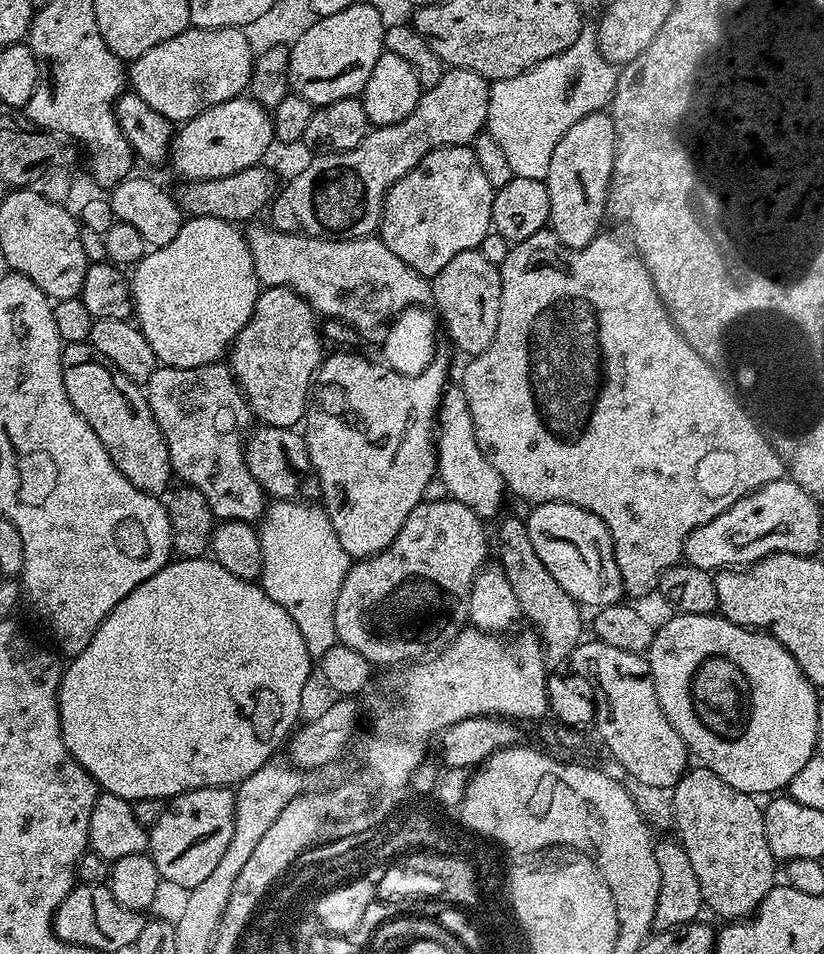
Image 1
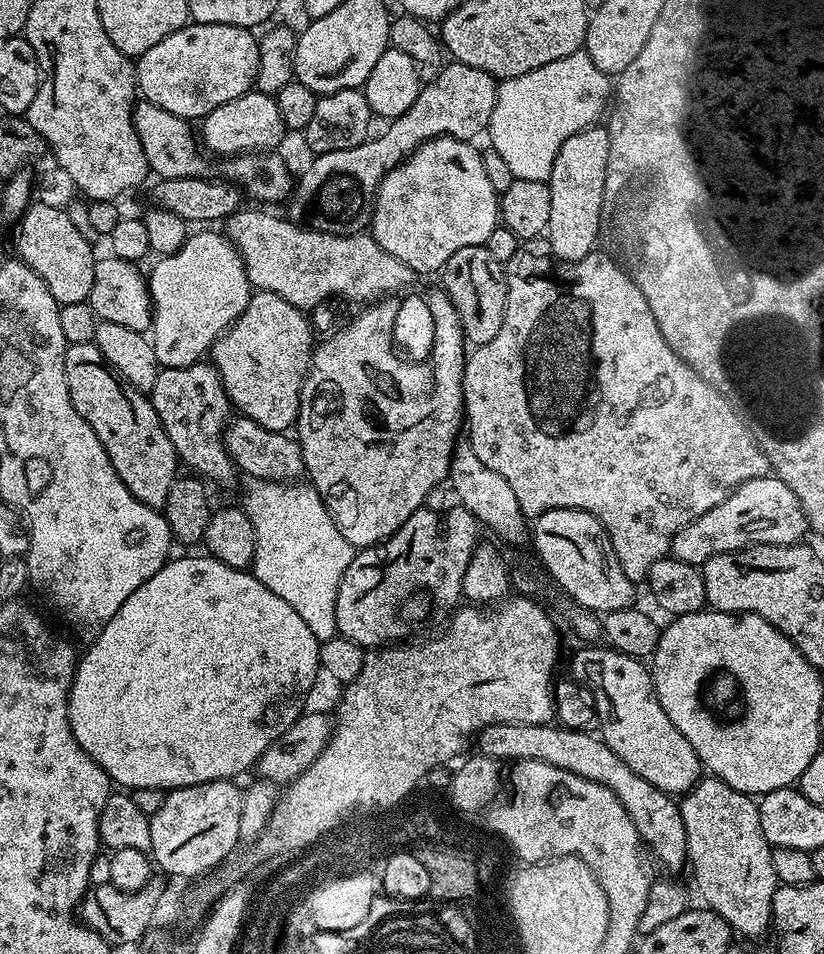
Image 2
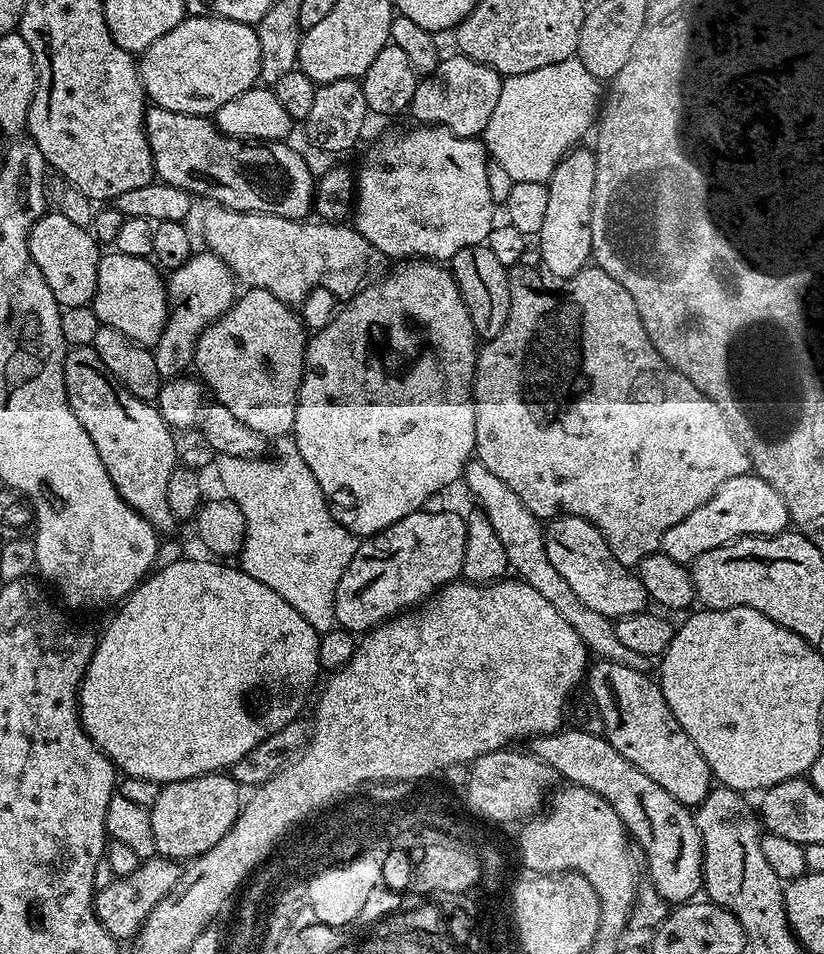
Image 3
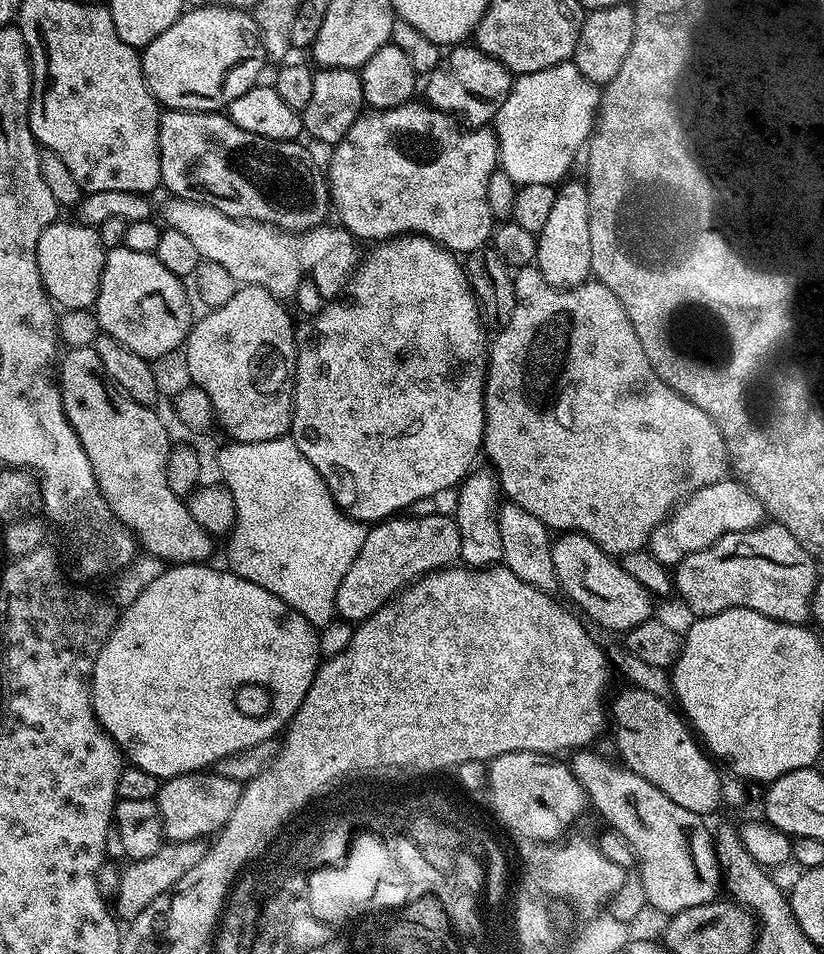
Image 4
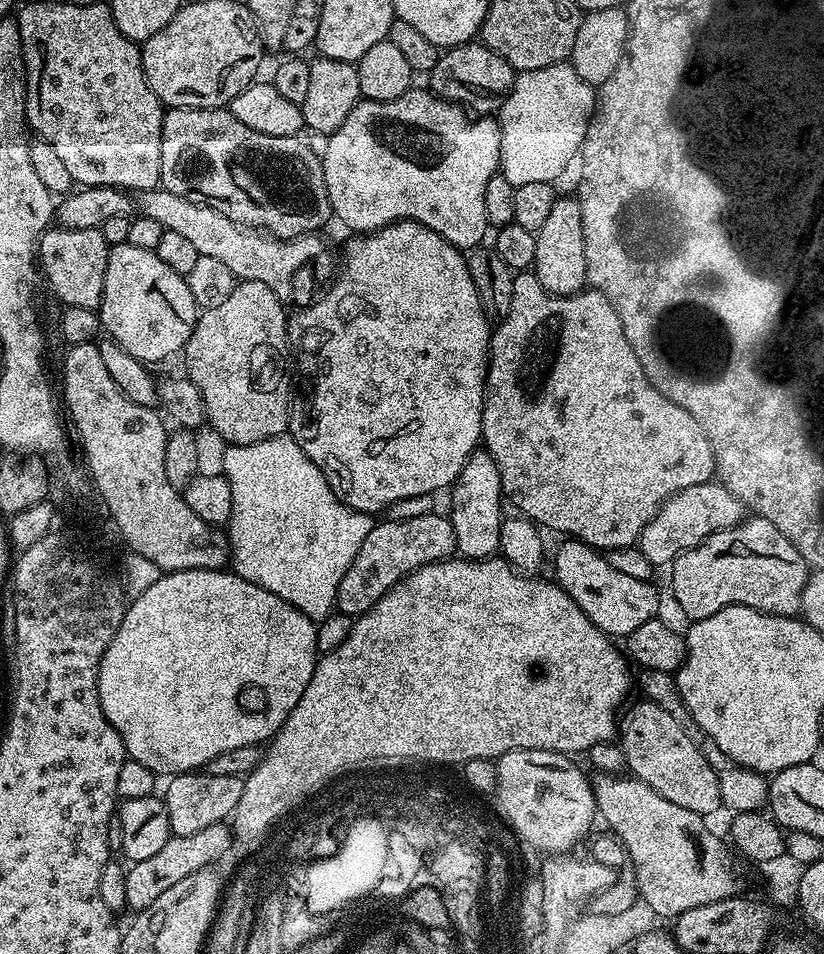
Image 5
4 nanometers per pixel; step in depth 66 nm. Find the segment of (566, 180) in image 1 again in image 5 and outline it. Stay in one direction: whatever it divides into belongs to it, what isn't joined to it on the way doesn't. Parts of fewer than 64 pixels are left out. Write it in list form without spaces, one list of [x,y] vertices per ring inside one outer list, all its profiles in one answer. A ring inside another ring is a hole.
[[[558,198],[554,202],[554,210],[550,210],[546,223],[540,227],[536,234],[536,263],[534,271],[538,282],[548,292],[556,296],[572,296],[585,287],[588,279],[586,266],[586,242],[582,228],[582,210],[580,200],[564,200]]]

